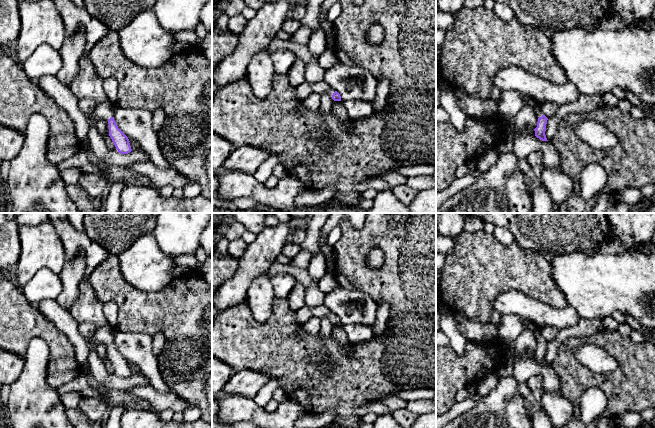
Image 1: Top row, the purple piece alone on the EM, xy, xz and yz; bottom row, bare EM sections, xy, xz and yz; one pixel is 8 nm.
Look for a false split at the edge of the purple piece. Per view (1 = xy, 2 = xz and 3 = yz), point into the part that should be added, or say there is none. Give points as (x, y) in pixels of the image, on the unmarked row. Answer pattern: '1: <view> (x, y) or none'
1: xy (61, 318)
2: xz (305, 313)
3: yz (533, 327)

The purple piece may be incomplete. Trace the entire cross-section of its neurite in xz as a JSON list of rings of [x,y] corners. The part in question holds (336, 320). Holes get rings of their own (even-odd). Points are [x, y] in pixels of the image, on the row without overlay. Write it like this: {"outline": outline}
{"outline": [[[324,305],[317,307],[303,306],[295,311],[295,318],[298,323],[304,324],[312,317],[328,318],[332,321],[334,325],[341,325],[341,320],[337,315],[334,315],[327,307]]]}

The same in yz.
{"outline": [[[531,323],[528,328],[535,334],[538,341],[537,351],[534,353],[535,360],[542,365],[548,365],[545,359],[548,342],[542,337],[540,327],[535,323]]]}

